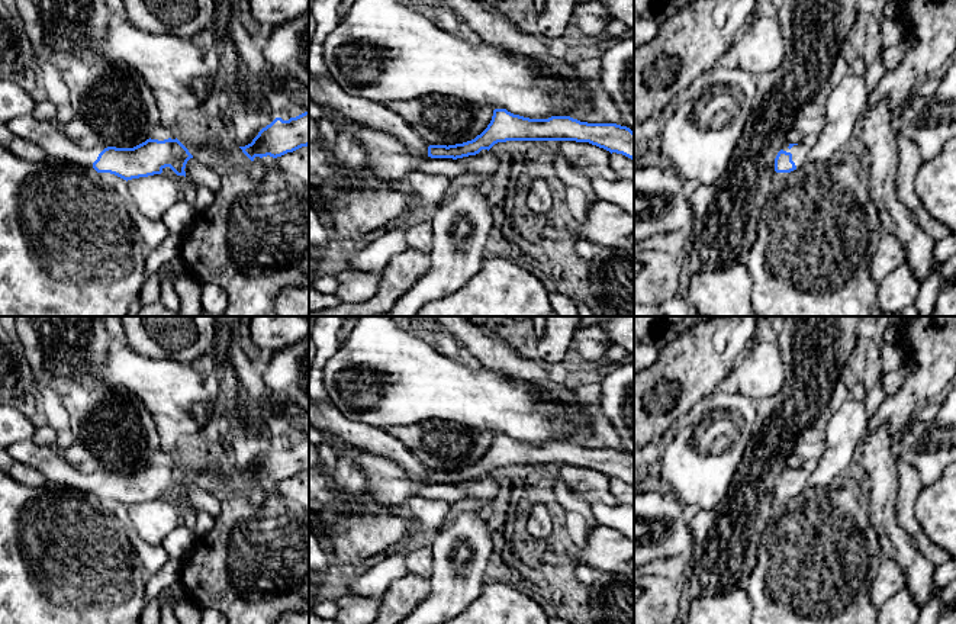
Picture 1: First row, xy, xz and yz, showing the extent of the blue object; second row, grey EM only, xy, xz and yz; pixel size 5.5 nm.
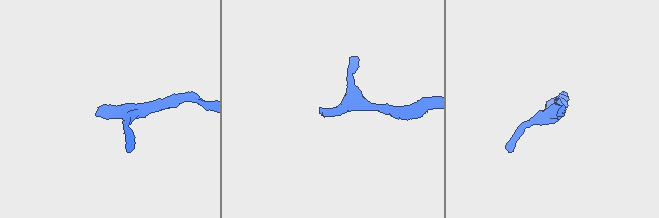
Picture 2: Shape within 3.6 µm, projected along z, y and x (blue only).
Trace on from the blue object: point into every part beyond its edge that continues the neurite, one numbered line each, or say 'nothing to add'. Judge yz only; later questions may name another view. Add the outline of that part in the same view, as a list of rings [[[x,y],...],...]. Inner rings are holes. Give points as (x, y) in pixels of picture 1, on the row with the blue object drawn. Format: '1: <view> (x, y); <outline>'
1: yz (800, 153); [[[786,142],[782,149],[792,154],[792,161],[795,163],[796,168],[799,168],[804,161],[807,160],[811,148],[799,142],[798,145],[794,145],[791,149],[788,148],[789,142]]]

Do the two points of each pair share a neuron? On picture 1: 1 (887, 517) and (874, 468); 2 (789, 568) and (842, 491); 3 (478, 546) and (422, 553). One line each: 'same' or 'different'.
1: same
2: same
3: different

